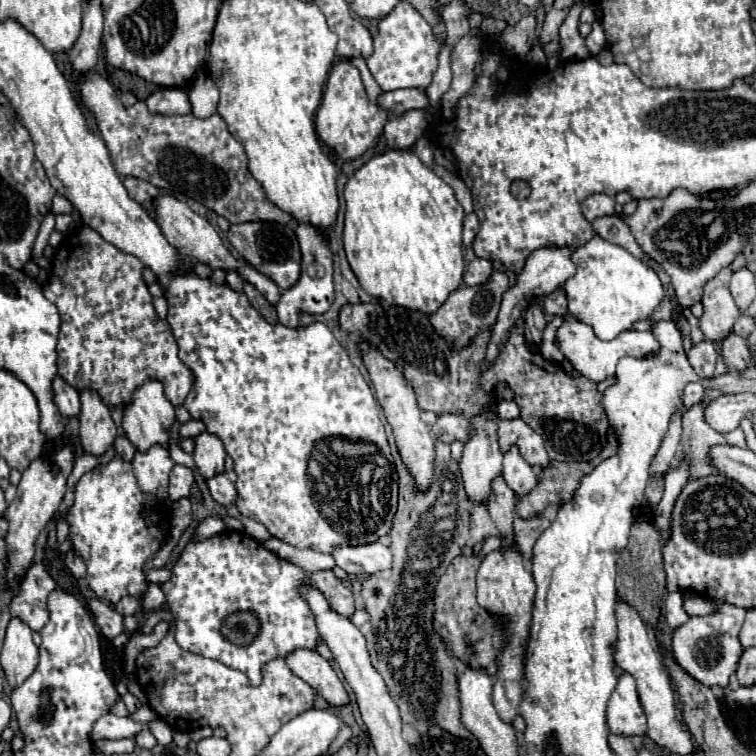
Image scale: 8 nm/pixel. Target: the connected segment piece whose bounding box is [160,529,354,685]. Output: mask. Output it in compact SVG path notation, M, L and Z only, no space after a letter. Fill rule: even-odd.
M230 529L200 541L192 539L174 565L172 577L160 587L166 595L166 607L176 621L174 637L182 649L234 667L248 677L250 685L260 685L262 667L268 661L276 657L286 659L296 649L314 651L322 641L316 631L316 617L300 593L302 585L316 587L332 603L332 611L352 617L352 591L332 571L310 573L264 549L248 533ZM238 611L250 611L260 621L260 631L250 645L232 643L222 635L224 621Z

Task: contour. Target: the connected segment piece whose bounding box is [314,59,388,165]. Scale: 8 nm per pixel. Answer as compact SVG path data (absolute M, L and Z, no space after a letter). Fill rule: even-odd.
M340 59L332 65L328 83L322 95L322 103L316 111L316 133L324 145L328 145L334 153L334 163L344 165L346 161L354 161L368 147L376 145L376 137L382 133L388 121L388 113L380 111L380 107L372 105L366 97L364 83L360 79L360 71L348 61Z

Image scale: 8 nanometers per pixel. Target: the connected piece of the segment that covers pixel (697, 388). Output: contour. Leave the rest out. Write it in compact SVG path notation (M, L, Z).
M688 383L688 387L684 387L684 407L692 407L694 403L698 403L704 395L704 387L700 383Z

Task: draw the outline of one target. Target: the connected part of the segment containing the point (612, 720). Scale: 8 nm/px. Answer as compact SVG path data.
M624 673L618 679L618 685L608 699L606 719L608 719L608 729L614 735L624 735L624 737L646 735L646 715L638 701L636 681L632 675Z

